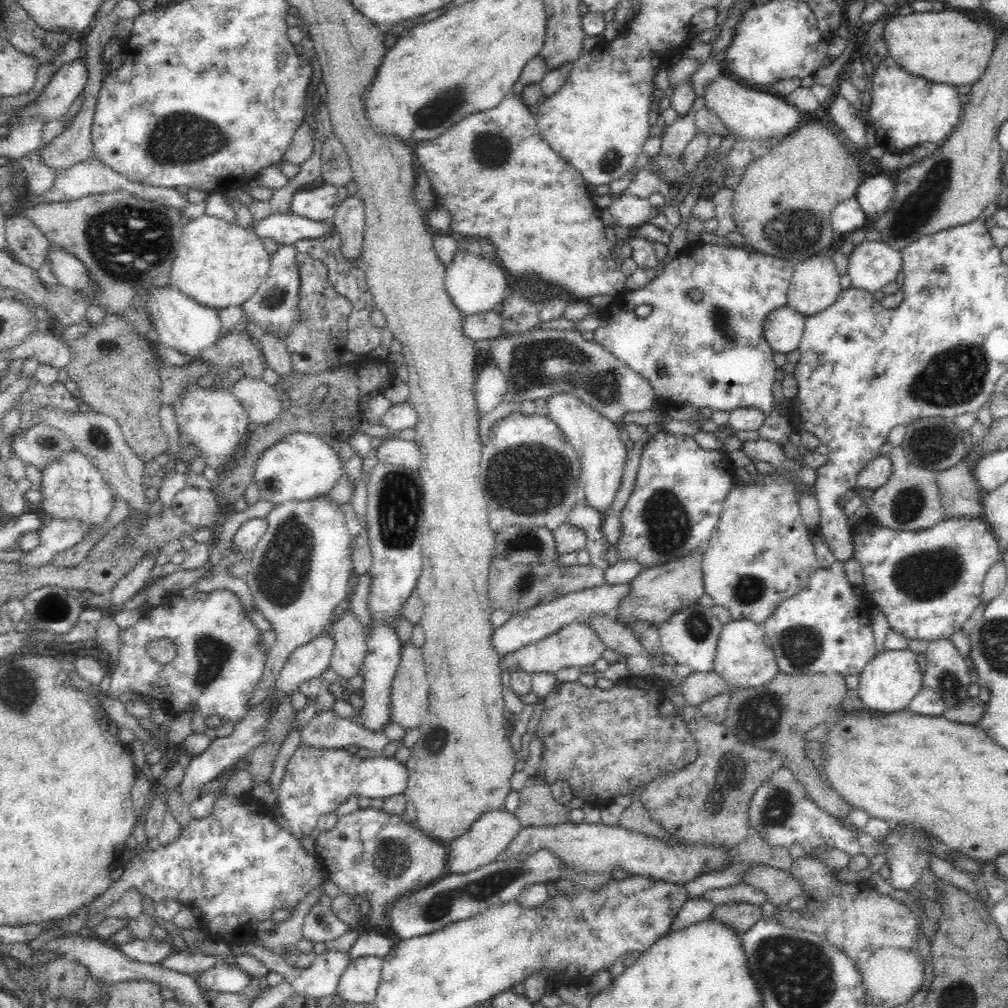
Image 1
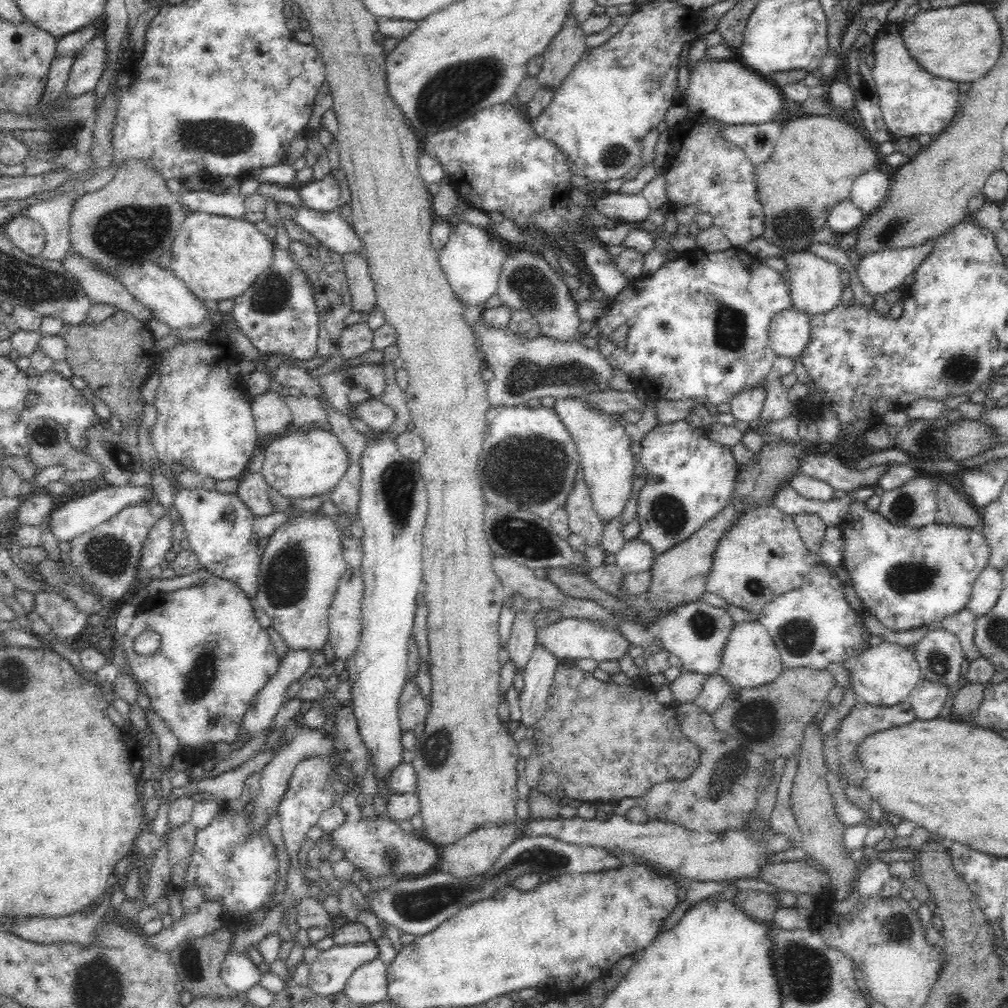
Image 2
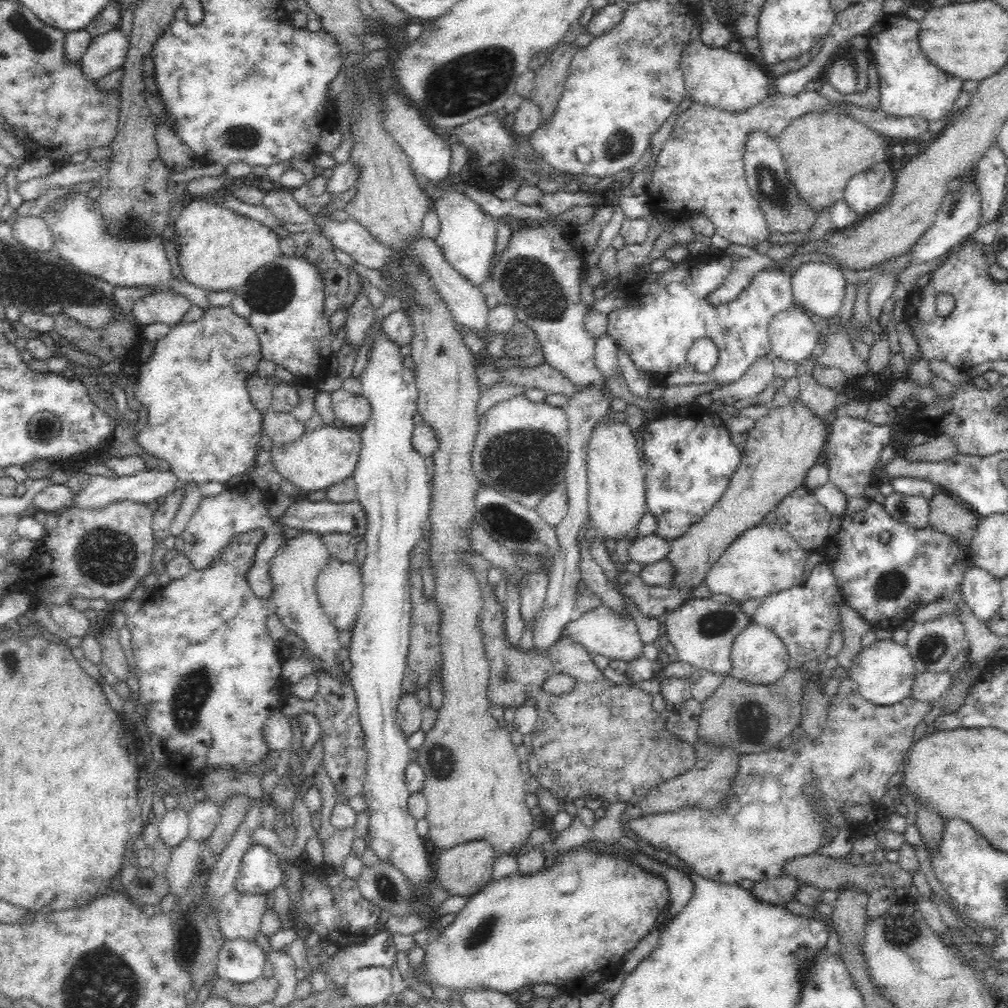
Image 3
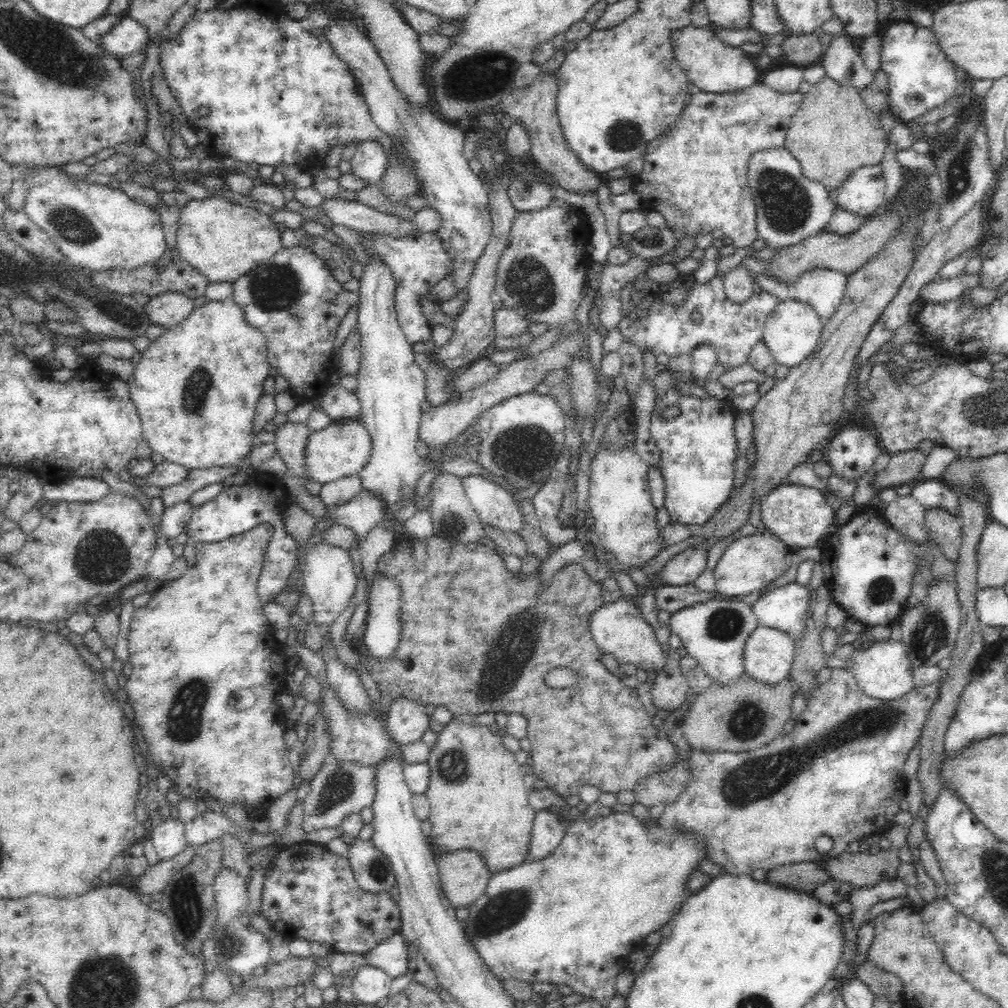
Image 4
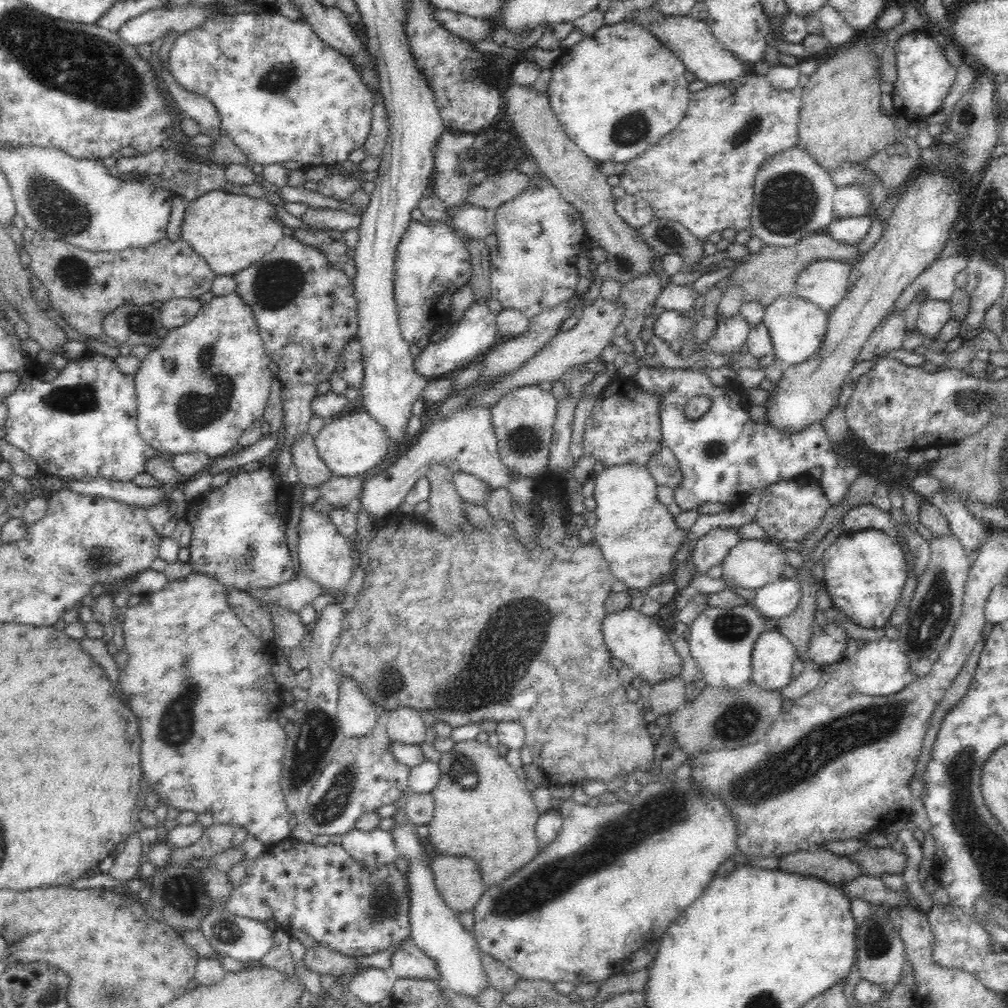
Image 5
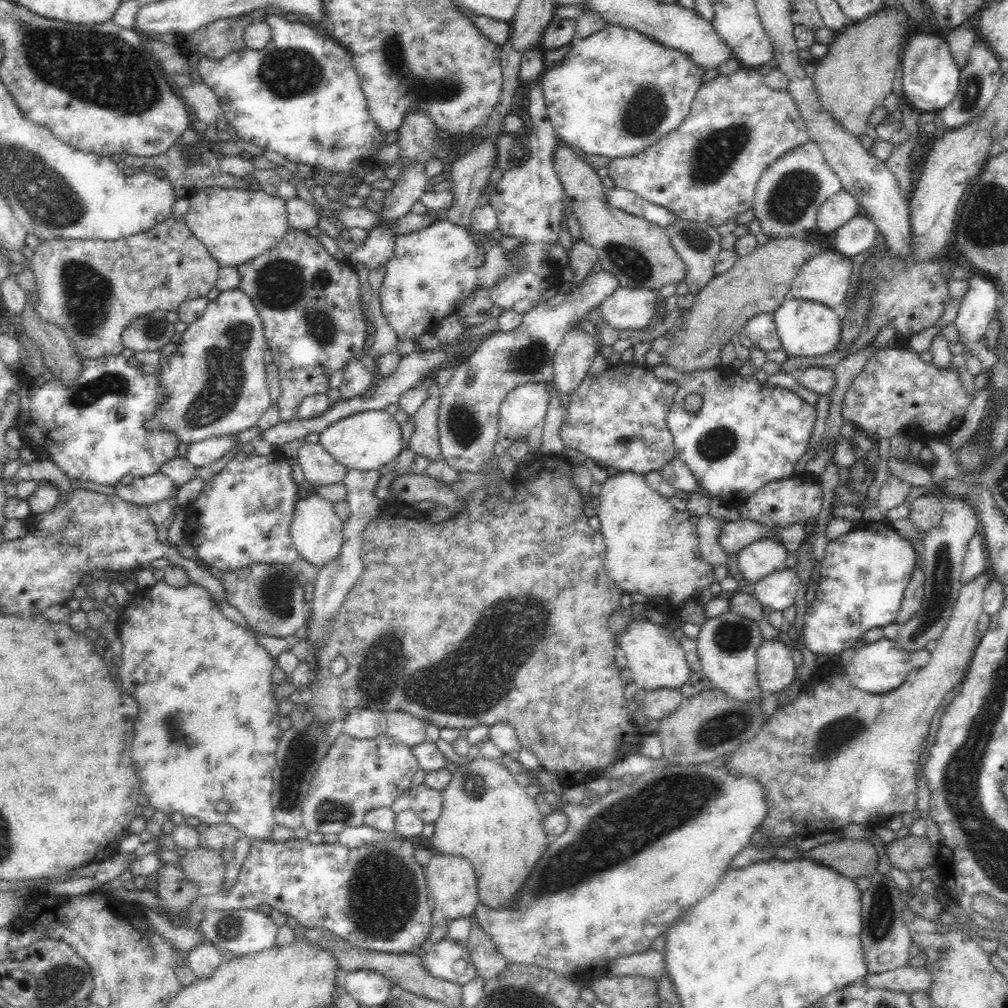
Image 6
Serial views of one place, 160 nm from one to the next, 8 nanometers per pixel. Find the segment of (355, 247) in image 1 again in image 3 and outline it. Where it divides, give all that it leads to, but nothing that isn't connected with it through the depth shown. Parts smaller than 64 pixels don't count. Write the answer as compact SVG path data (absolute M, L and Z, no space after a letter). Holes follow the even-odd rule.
M358 275L358 278L360 289L352 303L349 304L348 308L345 308L347 324L344 328L349 343L355 346L356 351L362 344L362 340L366 338L370 326L372 326L376 309L363 288L363 280L366 278L360 275Z

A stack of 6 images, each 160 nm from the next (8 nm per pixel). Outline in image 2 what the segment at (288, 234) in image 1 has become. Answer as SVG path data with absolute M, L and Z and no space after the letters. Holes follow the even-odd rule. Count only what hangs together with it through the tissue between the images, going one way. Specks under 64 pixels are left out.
M300 207L294 214L293 224L316 237L322 245L339 255L348 252L363 252L362 239L344 221L339 211L320 212Z

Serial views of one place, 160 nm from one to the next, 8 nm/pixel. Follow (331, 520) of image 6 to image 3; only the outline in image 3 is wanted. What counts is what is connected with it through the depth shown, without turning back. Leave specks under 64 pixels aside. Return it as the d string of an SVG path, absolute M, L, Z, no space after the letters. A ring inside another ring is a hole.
M332 560L316 581L318 600L336 631L353 630L363 603L363 580L358 562Z

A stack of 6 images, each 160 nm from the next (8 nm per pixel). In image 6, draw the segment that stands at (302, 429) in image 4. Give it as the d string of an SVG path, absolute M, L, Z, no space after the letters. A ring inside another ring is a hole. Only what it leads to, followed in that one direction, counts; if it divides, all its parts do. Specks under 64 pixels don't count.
M306 442L298 450L297 463L304 472L308 488L343 483L348 470L319 444Z

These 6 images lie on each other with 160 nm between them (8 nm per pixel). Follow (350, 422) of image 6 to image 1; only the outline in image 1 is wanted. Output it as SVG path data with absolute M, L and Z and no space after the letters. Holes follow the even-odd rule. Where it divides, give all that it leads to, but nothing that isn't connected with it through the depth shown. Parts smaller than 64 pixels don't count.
M306 433L286 435L264 450L255 467L254 482L261 500L273 505L301 502L326 495L342 476L343 462L319 436Z

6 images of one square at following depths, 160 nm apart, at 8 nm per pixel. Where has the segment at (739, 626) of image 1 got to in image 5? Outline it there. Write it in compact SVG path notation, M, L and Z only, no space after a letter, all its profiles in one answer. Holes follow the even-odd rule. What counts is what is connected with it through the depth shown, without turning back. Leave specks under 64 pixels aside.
M779 630L762 631L751 653L751 680L758 686L766 690L778 690L790 682L795 659L794 645Z

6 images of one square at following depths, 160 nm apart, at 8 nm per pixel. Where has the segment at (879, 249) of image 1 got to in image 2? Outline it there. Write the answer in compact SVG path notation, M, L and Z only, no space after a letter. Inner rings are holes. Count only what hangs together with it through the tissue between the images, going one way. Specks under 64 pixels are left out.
M934 239L910 248L886 248L860 256L855 269L867 294L874 297L876 294L884 295L886 292L898 289L904 278L912 274L918 267L918 264L928 256L928 252L932 250L932 244L934 244Z

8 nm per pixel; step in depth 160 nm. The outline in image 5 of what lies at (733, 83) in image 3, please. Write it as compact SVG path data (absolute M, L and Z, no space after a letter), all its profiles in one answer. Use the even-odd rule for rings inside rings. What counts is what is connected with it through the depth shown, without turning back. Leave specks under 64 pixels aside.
M638 10L630 16L630 19L642 23L650 30L654 40L662 42L684 63L689 73L694 75L696 80L703 81L708 86L722 84L730 80L736 80L740 76L746 76L744 60L740 60L733 52L726 50L726 47L717 42L716 37L710 31L705 20L695 20L688 16L672 16L665 18L655 14L651 10Z

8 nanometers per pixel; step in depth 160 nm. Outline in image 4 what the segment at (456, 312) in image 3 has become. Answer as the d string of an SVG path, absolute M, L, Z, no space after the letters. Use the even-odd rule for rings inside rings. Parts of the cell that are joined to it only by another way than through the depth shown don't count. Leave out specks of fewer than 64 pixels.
M324 199L322 203L324 210L332 223L344 226L346 228L356 229L368 234L372 233L388 235L394 238L402 238L408 235L414 235L414 237L417 237L421 233L413 221L408 222L398 218L398 216L393 216L392 214L384 214L384 212L380 212L372 207L368 207L360 202L354 201L354 199Z

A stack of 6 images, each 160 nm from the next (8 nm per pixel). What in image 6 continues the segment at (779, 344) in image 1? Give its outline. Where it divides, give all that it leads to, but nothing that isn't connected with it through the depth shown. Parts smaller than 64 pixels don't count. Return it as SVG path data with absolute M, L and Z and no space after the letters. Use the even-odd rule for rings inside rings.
M798 298L784 299L772 313L780 349L788 357L820 356L830 353L840 340L840 310Z

